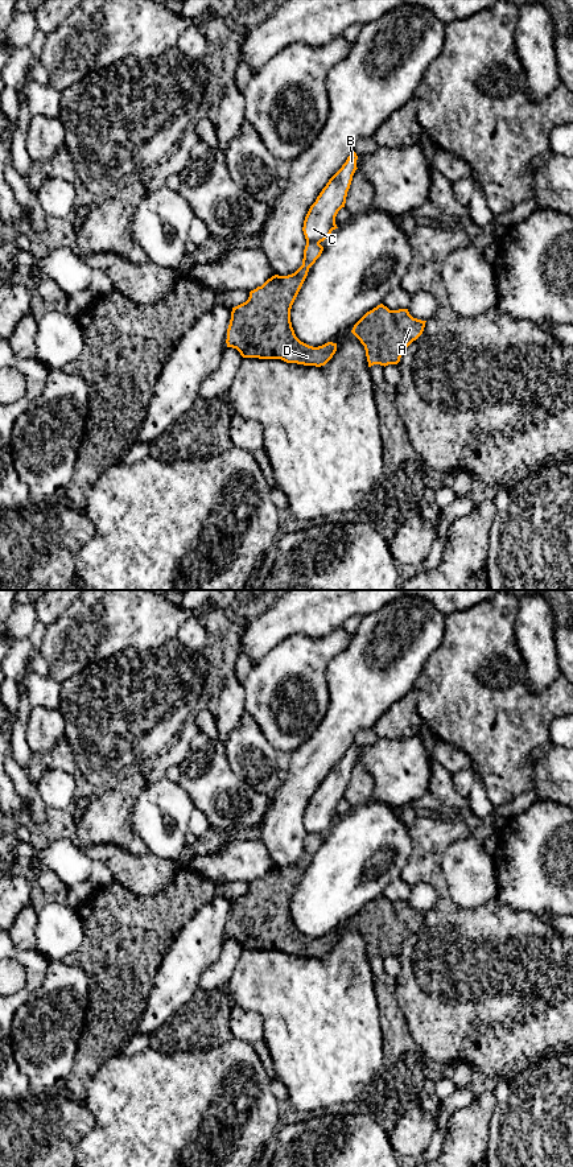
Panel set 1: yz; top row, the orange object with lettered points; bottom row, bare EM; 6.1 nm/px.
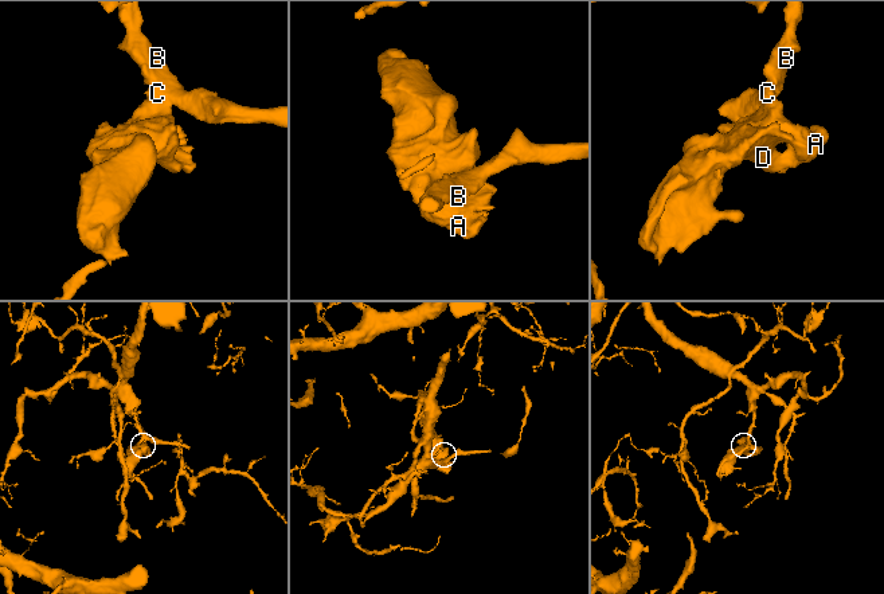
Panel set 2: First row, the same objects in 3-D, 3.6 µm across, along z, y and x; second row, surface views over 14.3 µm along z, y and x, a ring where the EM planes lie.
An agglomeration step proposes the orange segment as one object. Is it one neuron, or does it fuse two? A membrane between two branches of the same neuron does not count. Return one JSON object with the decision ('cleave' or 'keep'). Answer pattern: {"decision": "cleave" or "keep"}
{"decision": "cleave"}

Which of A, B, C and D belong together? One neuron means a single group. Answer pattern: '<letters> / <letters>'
A D / B C

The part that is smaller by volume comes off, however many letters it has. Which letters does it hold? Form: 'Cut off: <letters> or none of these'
Cut off: A, D

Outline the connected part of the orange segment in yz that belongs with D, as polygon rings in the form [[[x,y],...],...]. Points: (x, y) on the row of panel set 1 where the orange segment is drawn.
[[[306,242],[302,265],[294,273],[272,276],[251,290],[246,302],[232,308],[227,347],[236,349],[243,358],[281,359],[316,367],[333,358],[337,343],[309,346],[296,337],[290,322],[292,305],[322,251],[320,243]]]

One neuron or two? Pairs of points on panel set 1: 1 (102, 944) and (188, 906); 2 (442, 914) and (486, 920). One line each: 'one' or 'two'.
1: one
2: one

